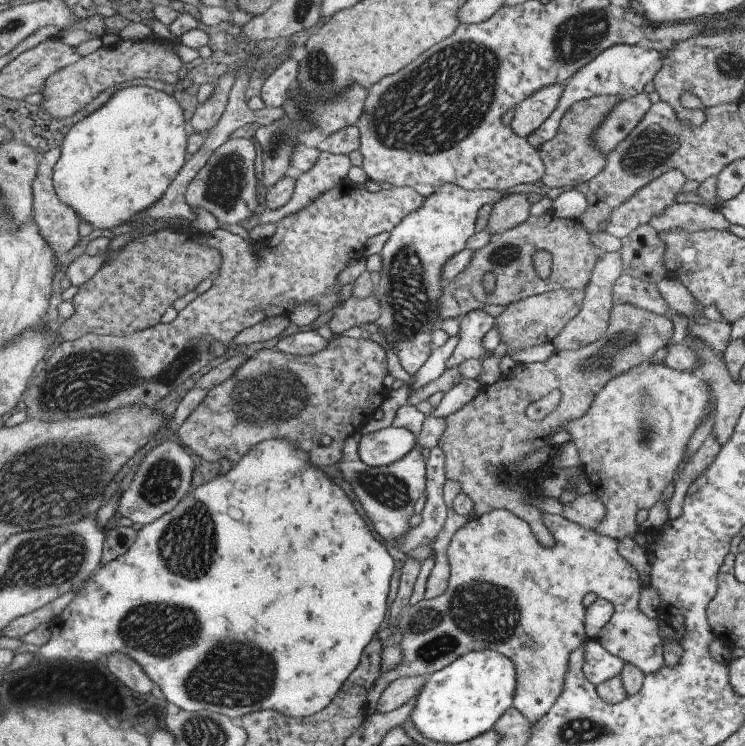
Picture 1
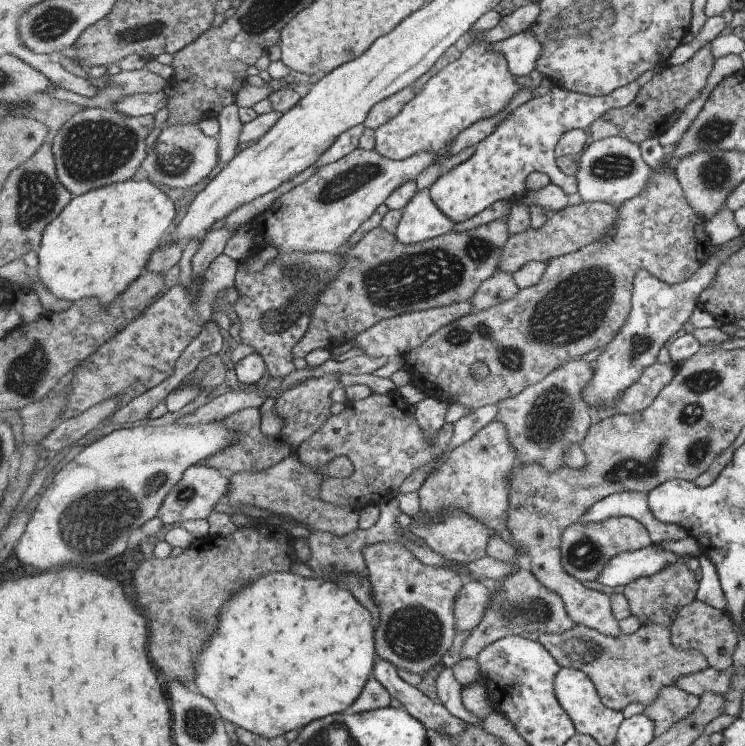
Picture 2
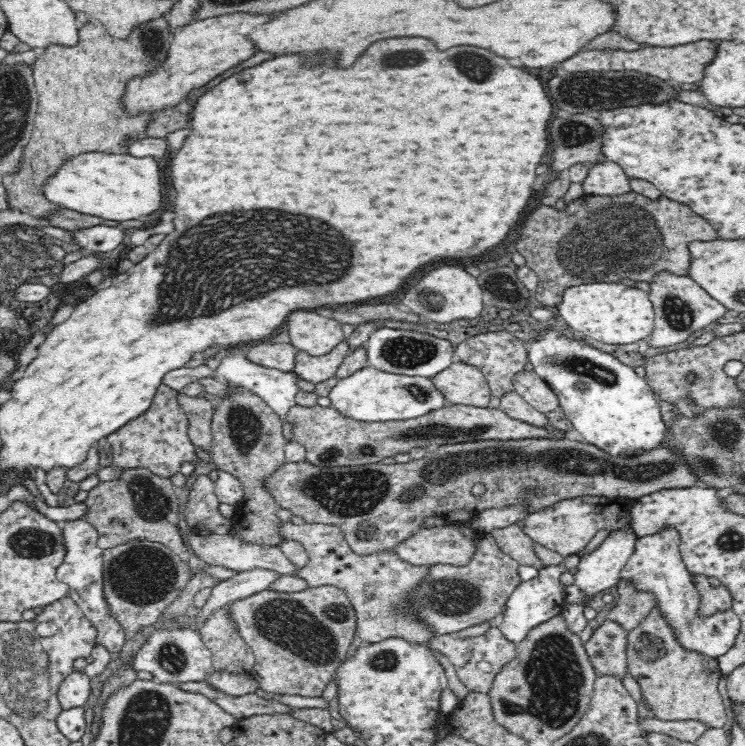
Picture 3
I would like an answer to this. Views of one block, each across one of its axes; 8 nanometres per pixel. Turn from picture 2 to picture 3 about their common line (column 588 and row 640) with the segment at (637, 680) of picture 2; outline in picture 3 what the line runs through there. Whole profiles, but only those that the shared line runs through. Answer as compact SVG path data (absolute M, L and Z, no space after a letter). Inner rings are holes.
M656 608L627 634L626 642L630 676L638 683L644 702L654 716L663 721L702 720L714 728L726 724L728 714L718 690L719 664L715 659L681 649Z

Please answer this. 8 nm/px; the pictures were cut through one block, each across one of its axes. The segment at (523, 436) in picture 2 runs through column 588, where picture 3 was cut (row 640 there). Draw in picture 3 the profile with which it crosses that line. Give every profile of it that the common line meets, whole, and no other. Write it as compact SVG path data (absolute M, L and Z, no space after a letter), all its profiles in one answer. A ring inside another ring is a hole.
M284 522L282 534L285 539L294 539L303 543L307 551L313 554L310 563L304 567L296 569L291 576L301 578L309 587L334 585L346 591L357 615L356 632L358 638L363 640L363 644L376 644L388 640L388 638L401 638L406 642L417 645L428 645L428 642L435 640L436 630L429 626L424 619L416 612L415 593L420 586L427 581L431 573L428 565L413 565L404 561L395 549L386 549L382 552L374 552L368 555L355 554L346 541L344 531L333 525L324 524L303 524L296 525L291 522Z

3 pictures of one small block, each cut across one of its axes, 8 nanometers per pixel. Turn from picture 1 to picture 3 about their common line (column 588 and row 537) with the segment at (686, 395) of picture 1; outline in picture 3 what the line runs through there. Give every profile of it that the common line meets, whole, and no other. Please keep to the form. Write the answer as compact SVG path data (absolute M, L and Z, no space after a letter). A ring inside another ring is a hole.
M452 524L452 526L424 527L418 534L409 540L402 542L395 550L404 561L411 562L413 565L433 565L442 566L453 564L464 566L472 560L474 546L481 537L466 527L466 524Z

